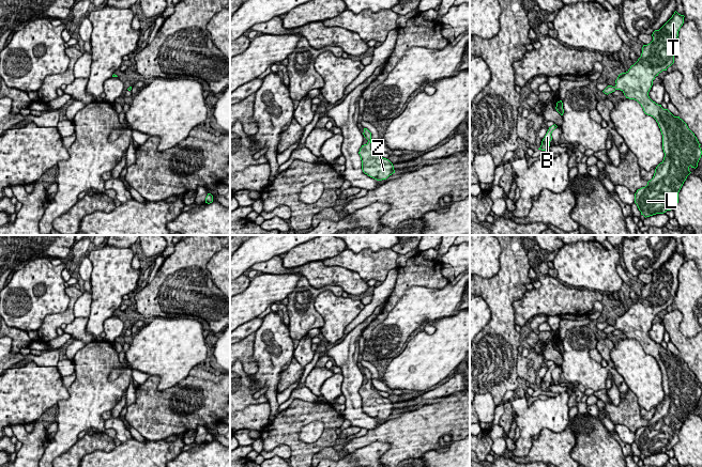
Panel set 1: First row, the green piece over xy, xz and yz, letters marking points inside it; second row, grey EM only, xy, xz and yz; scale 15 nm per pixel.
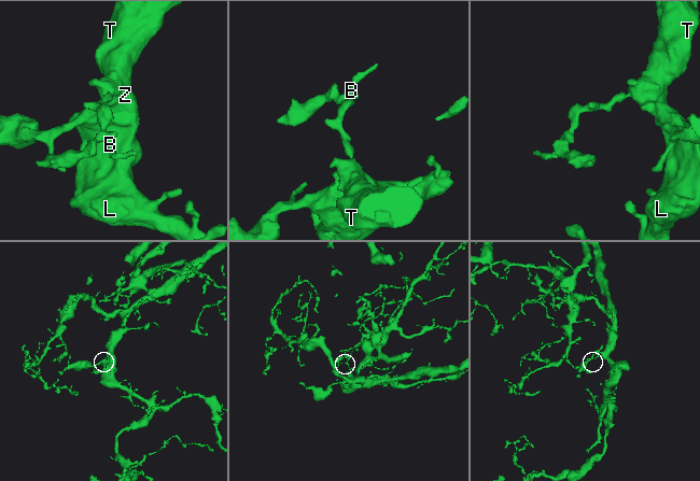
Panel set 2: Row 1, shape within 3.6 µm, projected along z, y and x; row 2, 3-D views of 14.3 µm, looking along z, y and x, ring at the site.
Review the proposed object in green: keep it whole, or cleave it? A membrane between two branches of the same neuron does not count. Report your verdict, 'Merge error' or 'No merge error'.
No merge error

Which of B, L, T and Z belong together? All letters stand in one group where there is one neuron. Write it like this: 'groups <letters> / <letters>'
groups B L T Z

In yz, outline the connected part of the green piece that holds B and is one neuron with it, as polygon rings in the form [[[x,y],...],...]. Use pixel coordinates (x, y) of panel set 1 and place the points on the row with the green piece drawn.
[[[555,124],[552,125],[551,127],[549,127],[545,138],[541,141],[541,145],[538,150],[541,150],[541,151],[547,151],[548,150],[548,147],[550,146],[550,141],[552,140],[551,134],[556,127],[558,126]]]

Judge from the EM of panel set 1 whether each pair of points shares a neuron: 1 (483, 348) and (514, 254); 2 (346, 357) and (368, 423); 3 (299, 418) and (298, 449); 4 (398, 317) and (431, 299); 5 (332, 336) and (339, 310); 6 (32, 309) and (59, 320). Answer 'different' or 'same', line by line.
1: same
2: same
3: same
4: same
5: same
6: different

